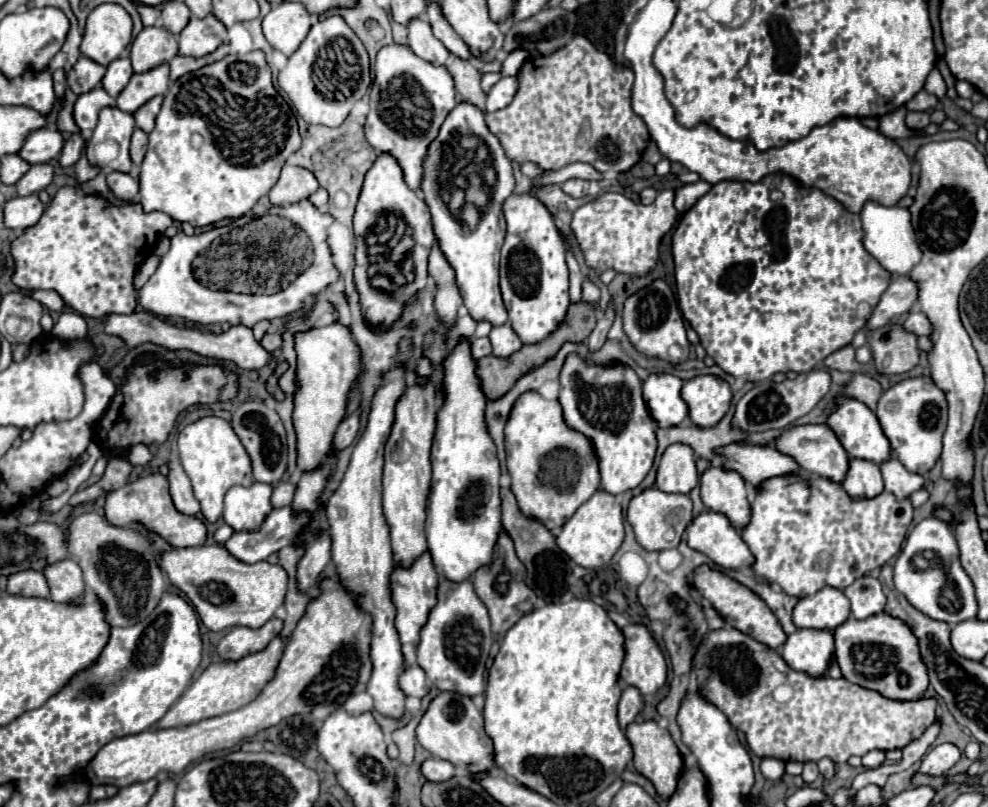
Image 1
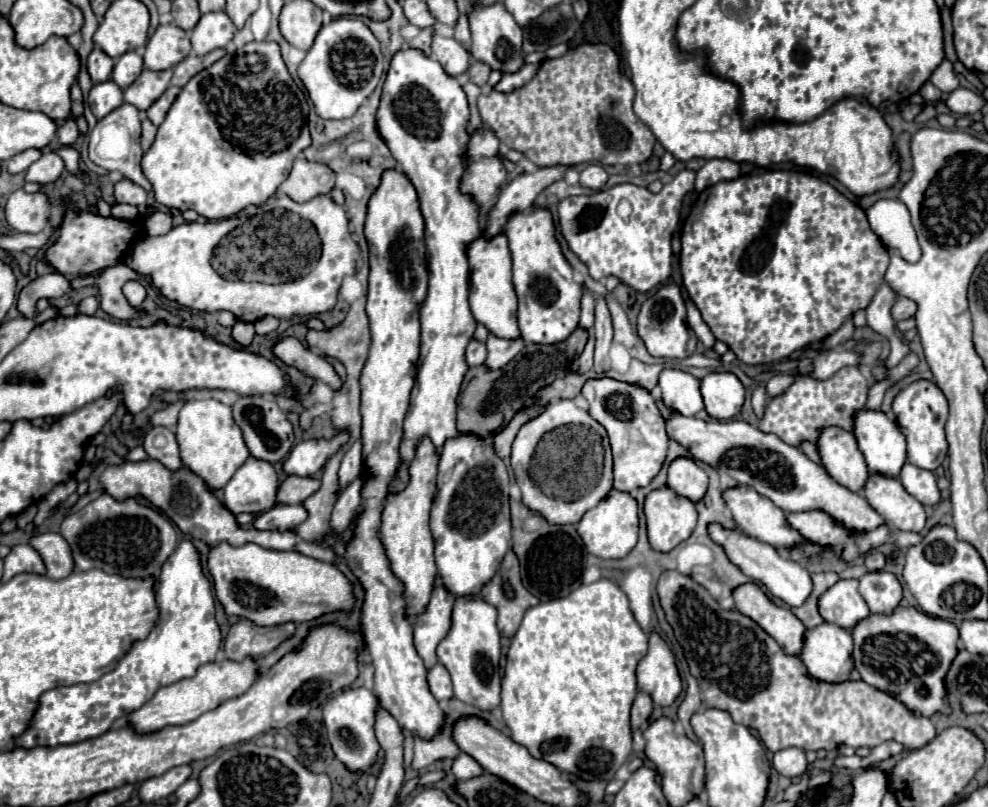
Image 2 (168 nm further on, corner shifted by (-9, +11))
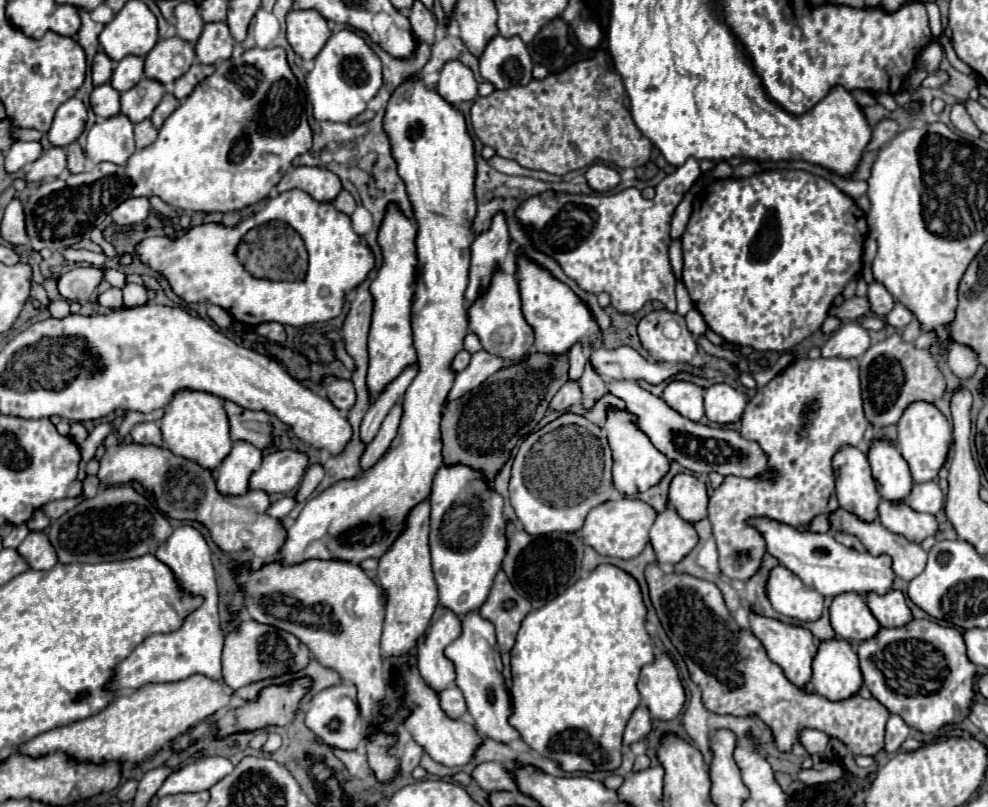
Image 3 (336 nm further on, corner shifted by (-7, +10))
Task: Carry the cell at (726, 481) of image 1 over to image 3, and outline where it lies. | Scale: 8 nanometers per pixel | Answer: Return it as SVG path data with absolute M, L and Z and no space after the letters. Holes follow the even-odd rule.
M750 519L750 525L754 525L766 539L768 553L774 555L786 569L790 569L794 575L802 579L806 587L816 589L824 597L836 597L840 593L888 593L894 583L894 571L892 571L892 559L888 555L872 555L870 551L856 551L842 543L838 543L832 533L812 533L804 531L800 533L794 527L782 525L772 519Z

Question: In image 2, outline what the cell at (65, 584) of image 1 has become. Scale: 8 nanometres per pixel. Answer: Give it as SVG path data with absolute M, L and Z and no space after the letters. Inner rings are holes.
M60 534L34 536L32 546L42 556L48 578L62 580L68 572L76 570L76 564L72 564L72 552L68 552L68 542Z

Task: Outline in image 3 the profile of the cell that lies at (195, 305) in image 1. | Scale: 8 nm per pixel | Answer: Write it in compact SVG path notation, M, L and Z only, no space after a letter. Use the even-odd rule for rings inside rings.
M290 189L270 199L266 207L244 219L236 227L206 223L192 227L184 237L148 237L136 247L136 257L160 271L172 285L174 293L188 303L210 301L226 309L244 325L260 325L278 321L282 325L310 325L338 317L346 295L356 289L374 267L374 253L352 231L350 217L332 203L318 203L300 189ZM280 219L288 223L304 241L308 251L308 271L302 281L270 281L252 277L240 263L236 249L240 239L254 227Z

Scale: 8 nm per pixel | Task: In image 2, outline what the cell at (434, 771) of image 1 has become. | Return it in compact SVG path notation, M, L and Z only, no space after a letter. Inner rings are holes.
M460 752L460 756L456 756L456 760L452 762L452 774L458 780L468 780L468 778L484 774L484 768L472 756Z

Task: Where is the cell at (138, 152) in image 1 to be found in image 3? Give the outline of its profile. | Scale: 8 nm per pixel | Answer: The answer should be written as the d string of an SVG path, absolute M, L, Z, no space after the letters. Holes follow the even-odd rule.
M146 119L146 121L134 125L134 137L136 137L136 149L144 149L144 147L148 147L150 143L156 141L158 131L150 123L150 119Z

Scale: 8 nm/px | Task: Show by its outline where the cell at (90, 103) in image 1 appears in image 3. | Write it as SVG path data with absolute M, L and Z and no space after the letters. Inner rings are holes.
M110 83L94 87L90 95L90 105L98 117L114 117L120 113L120 93Z

